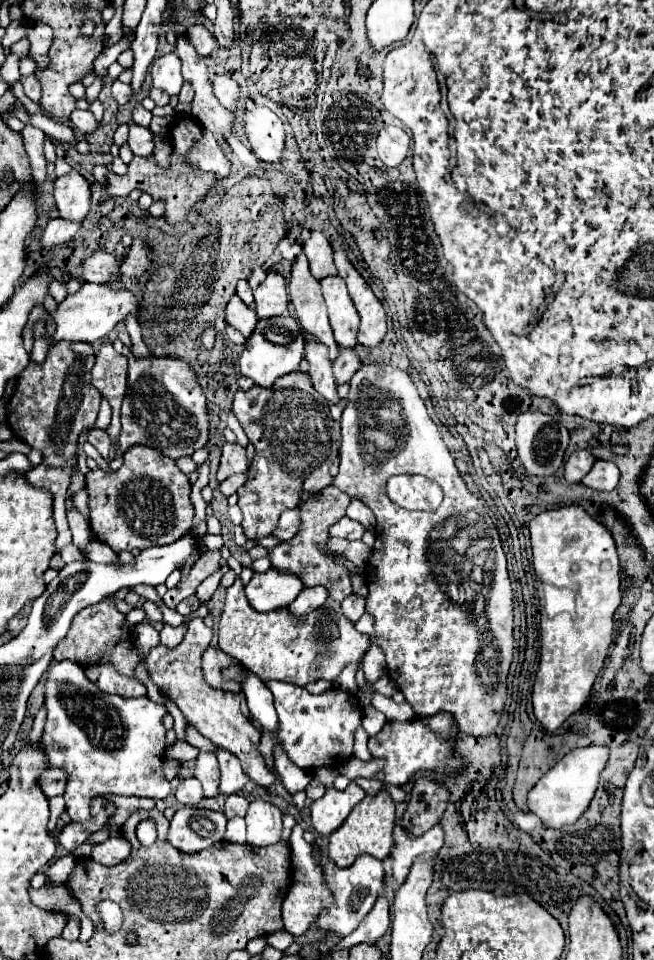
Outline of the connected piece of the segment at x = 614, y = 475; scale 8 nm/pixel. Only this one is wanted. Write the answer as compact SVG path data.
M597 460L591 468L591 472L581 480L581 484L585 484L591 490L599 490L599 492L611 492L619 482L619 468L615 468L615 464L605 462L605 460Z

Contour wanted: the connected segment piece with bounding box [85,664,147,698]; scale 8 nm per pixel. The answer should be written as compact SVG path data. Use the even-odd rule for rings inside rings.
M111 664L89 666L85 668L85 674L95 686L99 686L101 692L107 692L107 694L119 694L123 698L137 698L147 694L147 688L139 680L121 676Z

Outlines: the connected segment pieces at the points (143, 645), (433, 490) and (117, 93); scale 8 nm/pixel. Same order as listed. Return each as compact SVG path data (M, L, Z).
M149 622L137 624L133 628L131 636L133 636L133 640L135 640L135 644L137 644L137 648L139 648L141 654L147 654L153 646L159 644L159 632Z
M409 474L389 478L387 494L395 504L399 504L407 510L433 512L439 508L441 500L443 500L443 492L441 492L439 484L435 484L433 480L427 480L423 476L409 476Z
M115 80L115 84L113 84L113 98L119 104L127 104L131 100L131 94L133 94L133 90L131 90L129 84L123 84L123 82Z

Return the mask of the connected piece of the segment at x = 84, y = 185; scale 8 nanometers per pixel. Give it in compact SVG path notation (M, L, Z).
M77 170L55 180L55 202L63 220L83 222L89 212L89 200L89 182Z

